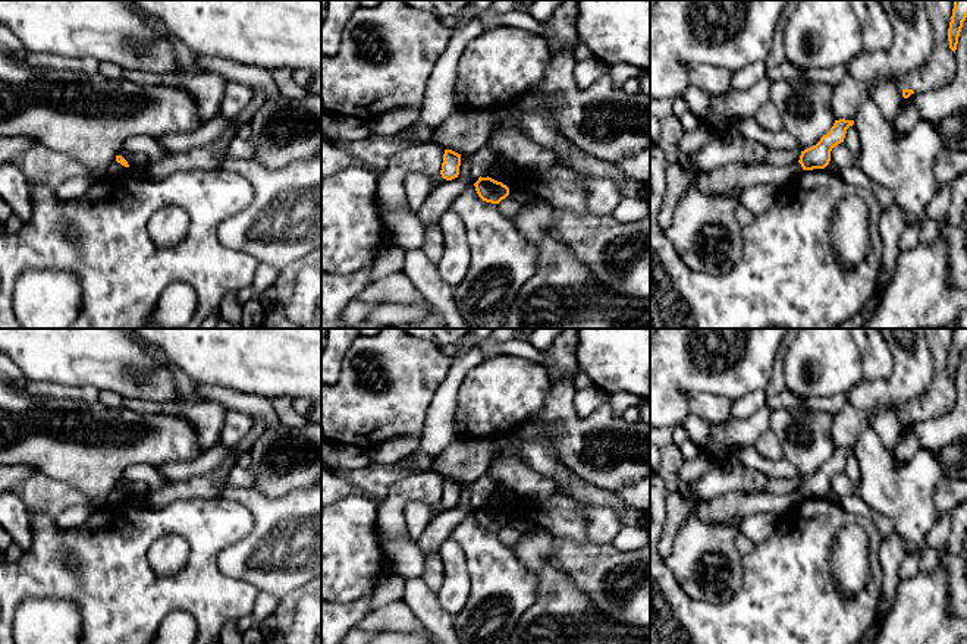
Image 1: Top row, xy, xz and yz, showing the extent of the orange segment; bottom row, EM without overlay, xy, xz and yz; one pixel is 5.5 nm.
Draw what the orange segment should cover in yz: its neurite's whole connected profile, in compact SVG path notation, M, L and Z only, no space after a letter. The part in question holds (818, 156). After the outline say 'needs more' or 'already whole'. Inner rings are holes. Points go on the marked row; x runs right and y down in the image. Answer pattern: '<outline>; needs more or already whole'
M835 120L831 131L816 145L801 151L798 163L803 170L825 169L831 161L832 148L844 142L847 129L853 125L854 120Z; already whole

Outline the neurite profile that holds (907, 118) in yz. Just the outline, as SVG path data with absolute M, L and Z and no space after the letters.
M904 98L902 107L894 120L894 128L898 135L910 132L920 120L919 111L908 98Z

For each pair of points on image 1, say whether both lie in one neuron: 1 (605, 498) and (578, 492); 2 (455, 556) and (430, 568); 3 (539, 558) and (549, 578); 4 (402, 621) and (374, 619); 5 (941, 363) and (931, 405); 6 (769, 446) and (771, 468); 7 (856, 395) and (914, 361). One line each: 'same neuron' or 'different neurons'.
1: same neuron
2: different neurons
3: same neuron
4: same neuron
5: same neuron
6: different neurons
7: same neuron

